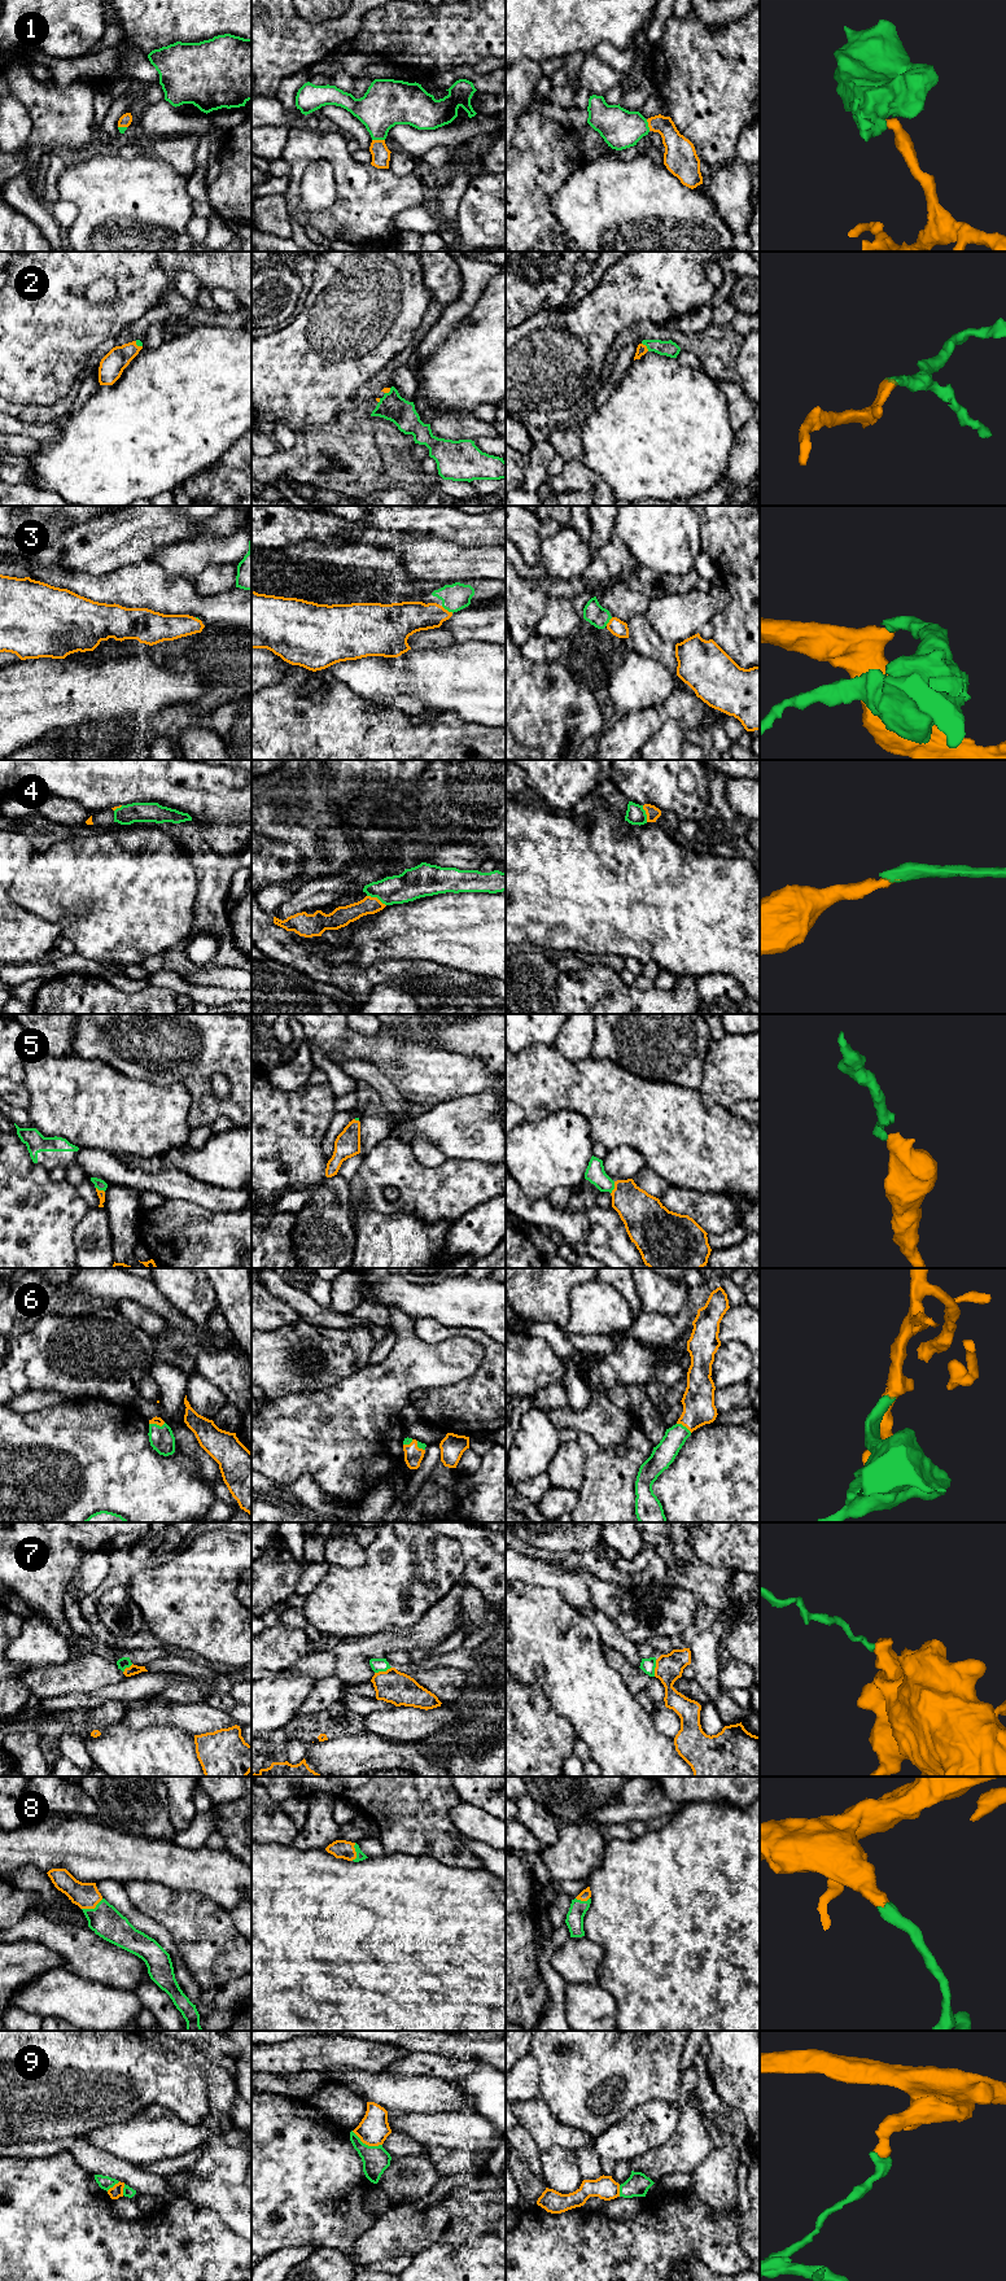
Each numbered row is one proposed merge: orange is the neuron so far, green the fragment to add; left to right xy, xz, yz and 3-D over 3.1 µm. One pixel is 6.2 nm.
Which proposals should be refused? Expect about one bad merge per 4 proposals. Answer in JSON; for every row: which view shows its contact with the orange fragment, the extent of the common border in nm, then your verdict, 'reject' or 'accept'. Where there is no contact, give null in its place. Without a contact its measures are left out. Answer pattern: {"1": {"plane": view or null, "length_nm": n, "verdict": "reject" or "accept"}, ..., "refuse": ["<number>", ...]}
{"1": {"plane": "xz", "length_nm": 80, "verdict": "accept"}, "2": {"plane": "yz", "length_nm": 70, "verdict": "accept"}, "3": {"plane": "xz", "length_nm": 90, "verdict": "accept"}, "4": {"plane": "xz", "length_nm": 140, "verdict": "accept"}, "5": {"plane": "yz", "length_nm": 80, "verdict": "accept"}, "6": {"plane": "yz", "length_nm": 110, "verdict": "accept"}, "7": {"plane": "xz", "length_nm": 110, "verdict": "reject"}, "8": {"plane": "xy", "length_nm": 150, "verdict": "accept"}, "9": {"plane": "xz", "length_nm": 220, "verdict": "reject"}, "refuse": ["7", "9"]}

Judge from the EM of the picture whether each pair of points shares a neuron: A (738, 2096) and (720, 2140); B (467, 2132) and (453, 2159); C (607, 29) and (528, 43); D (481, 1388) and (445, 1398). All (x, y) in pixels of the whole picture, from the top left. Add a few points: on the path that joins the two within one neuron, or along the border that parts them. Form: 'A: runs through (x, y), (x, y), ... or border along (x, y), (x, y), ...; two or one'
A: border along (712, 2085), (713, 2091), (746, 2119); two
B: border along (428, 2148), (489, 2150); two
C: runs through (587, 29), (547, 29); one
D: runs through (472, 1397), (454, 1398); one

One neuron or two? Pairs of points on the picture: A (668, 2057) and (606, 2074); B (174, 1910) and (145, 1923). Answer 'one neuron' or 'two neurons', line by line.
A: one neuron
B: two neurons

